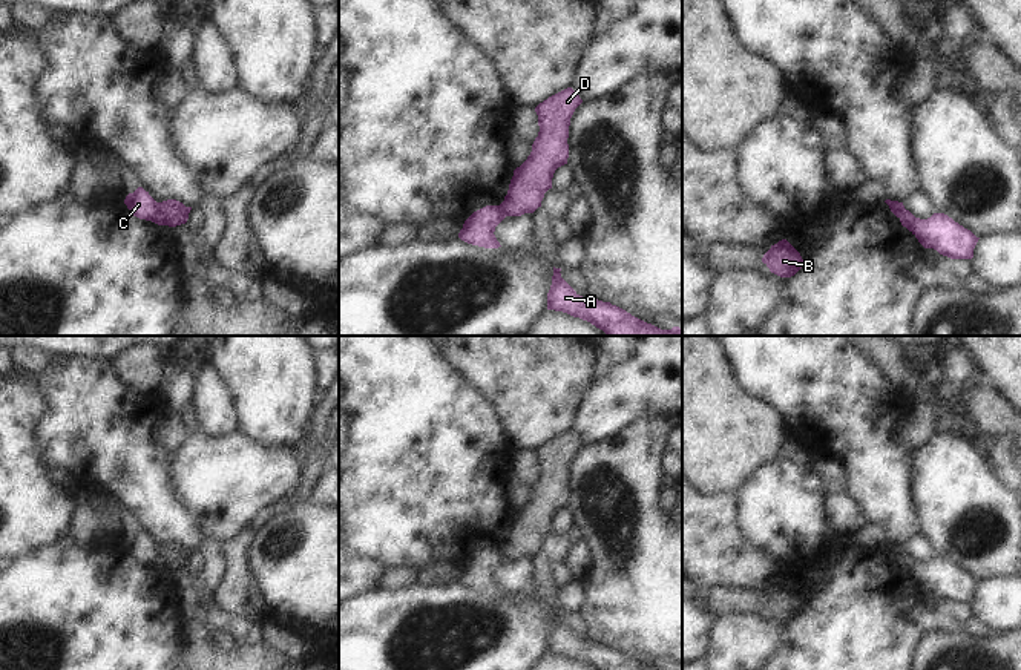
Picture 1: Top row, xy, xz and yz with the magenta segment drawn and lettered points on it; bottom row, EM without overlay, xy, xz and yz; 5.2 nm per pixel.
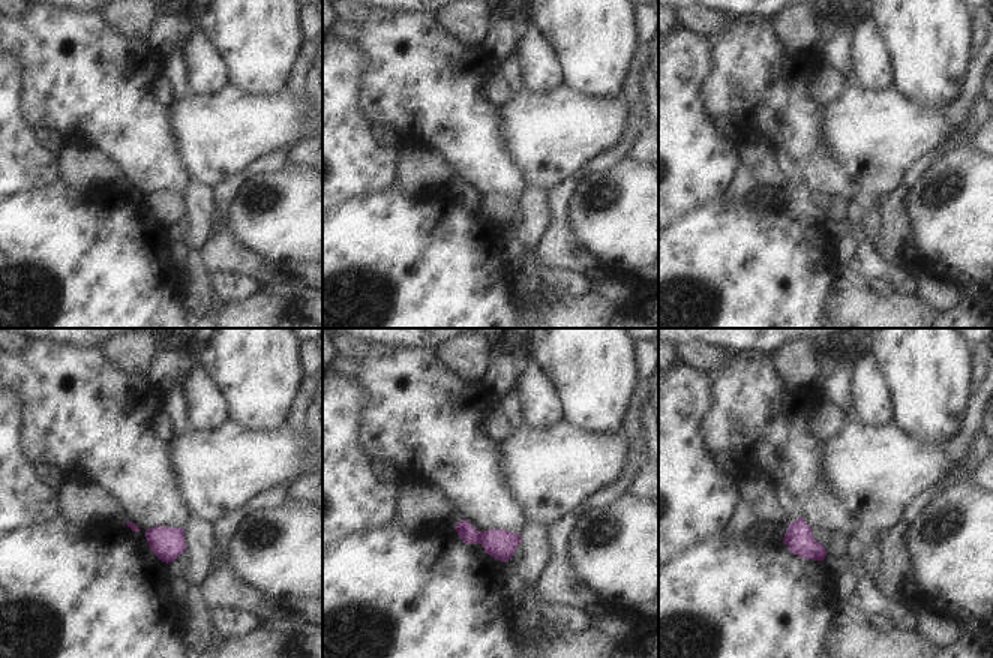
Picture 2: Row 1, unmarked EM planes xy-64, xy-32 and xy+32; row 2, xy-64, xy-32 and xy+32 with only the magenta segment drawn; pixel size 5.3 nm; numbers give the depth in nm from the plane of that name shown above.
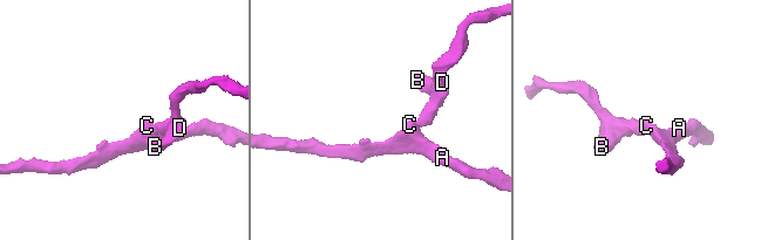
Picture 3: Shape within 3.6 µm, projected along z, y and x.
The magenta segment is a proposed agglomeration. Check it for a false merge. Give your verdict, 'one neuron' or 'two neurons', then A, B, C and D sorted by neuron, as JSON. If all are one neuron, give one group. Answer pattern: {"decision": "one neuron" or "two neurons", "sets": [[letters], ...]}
{"decision": "two neurons", "sets": [["A", "C"], ["B", "D"]]}

